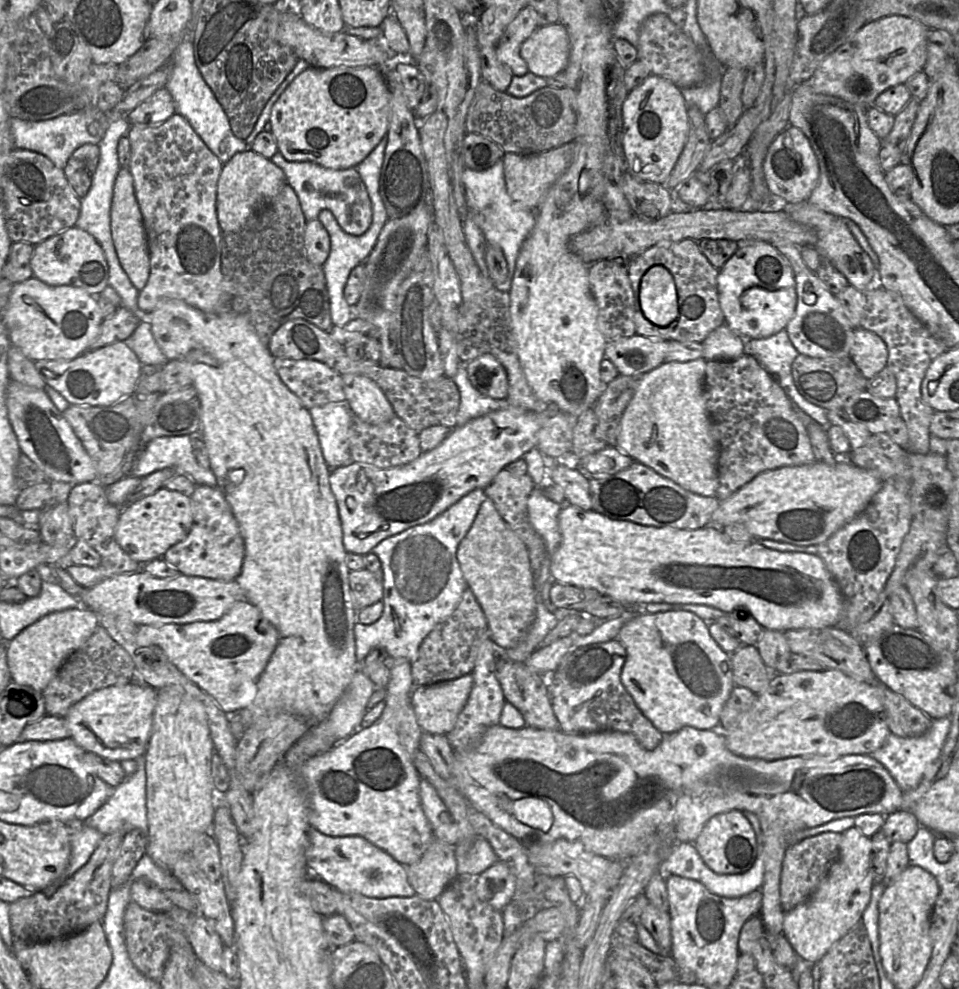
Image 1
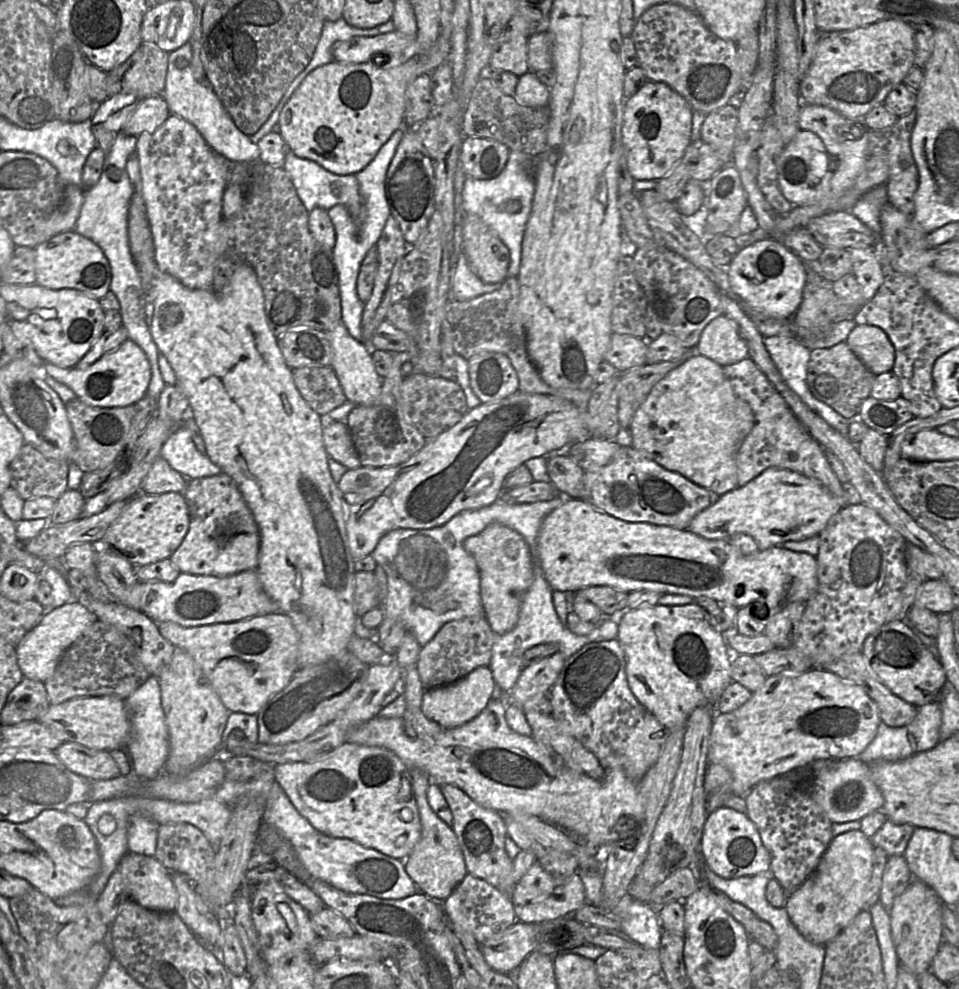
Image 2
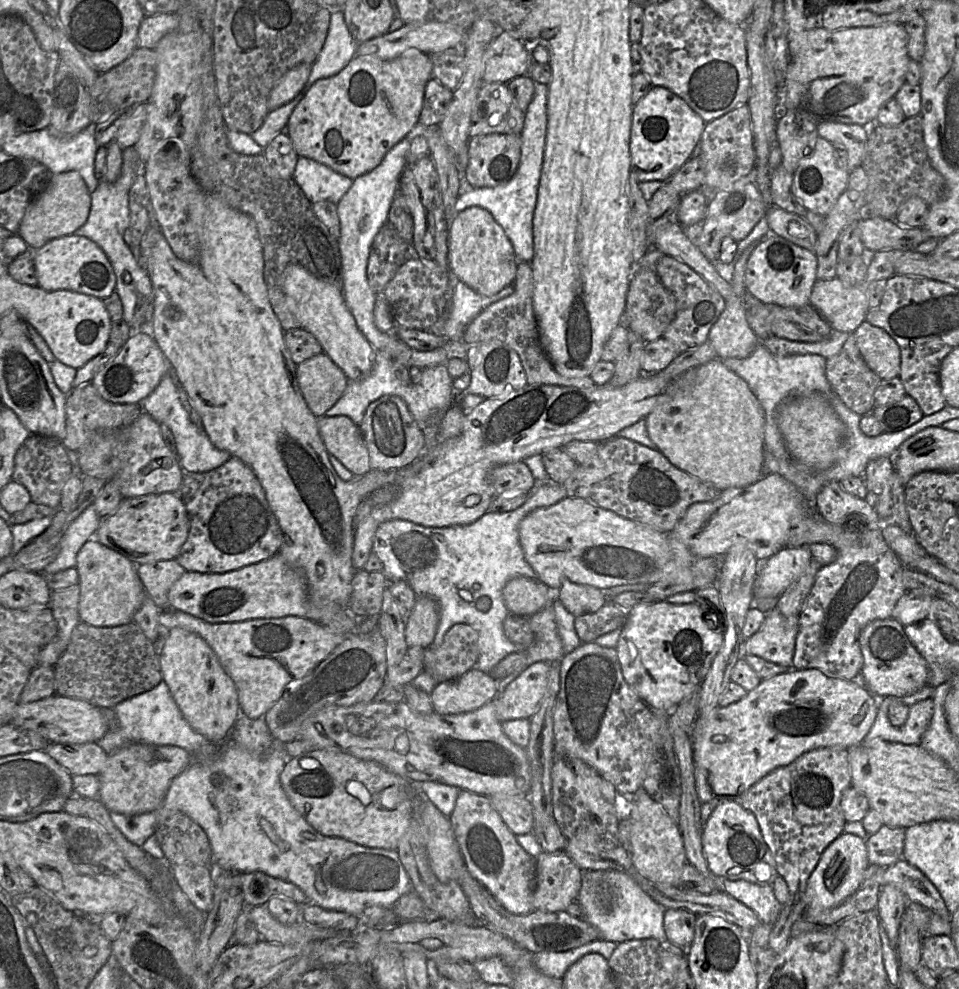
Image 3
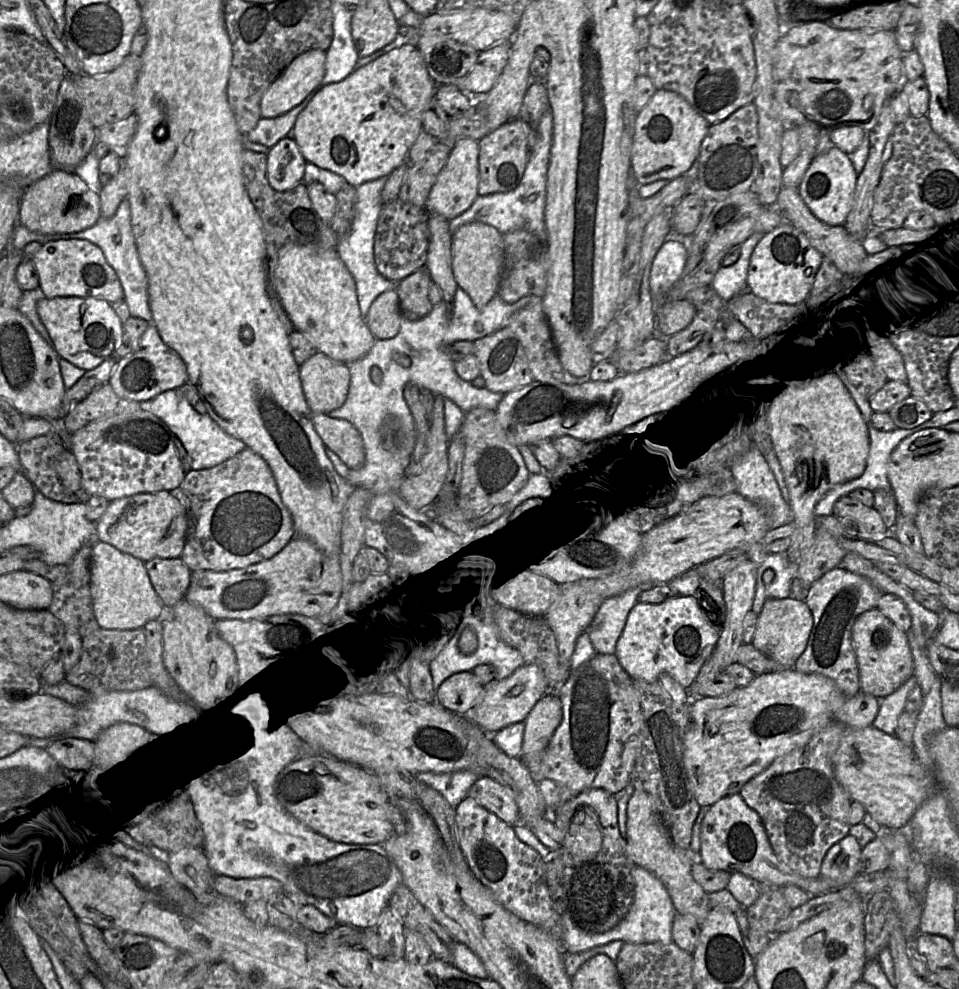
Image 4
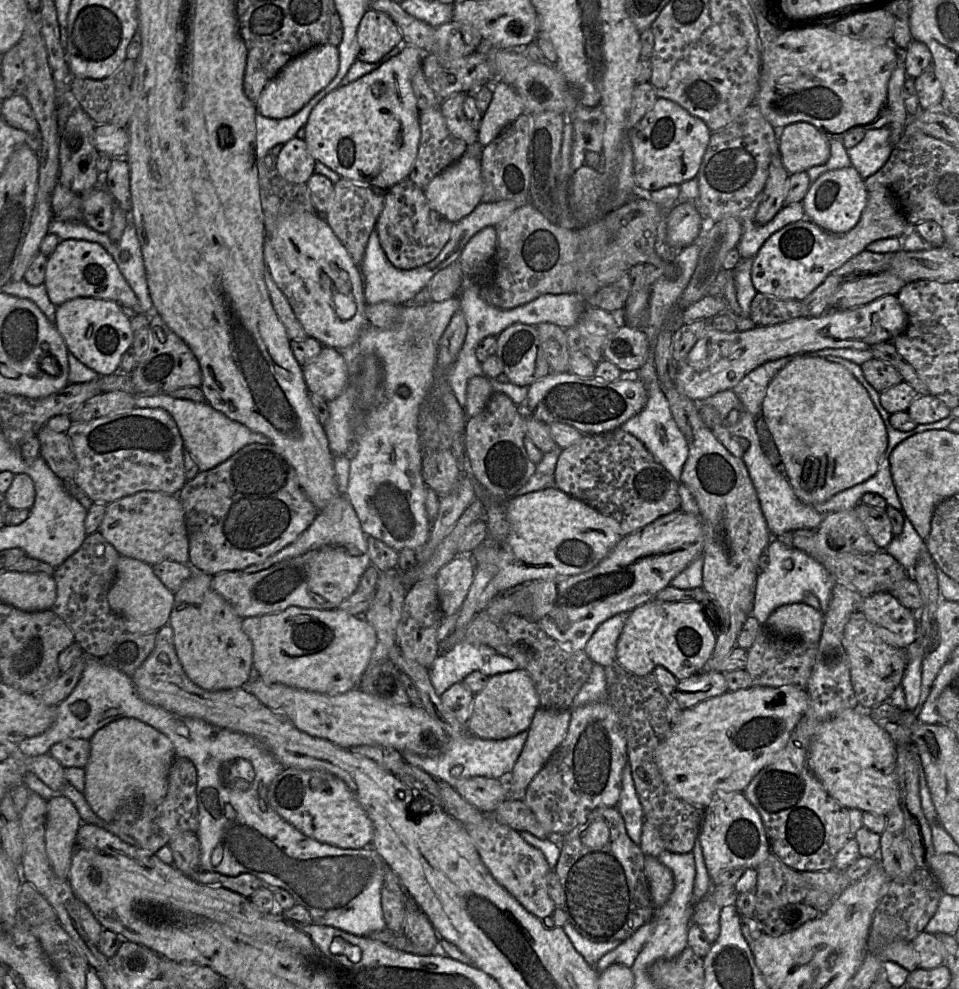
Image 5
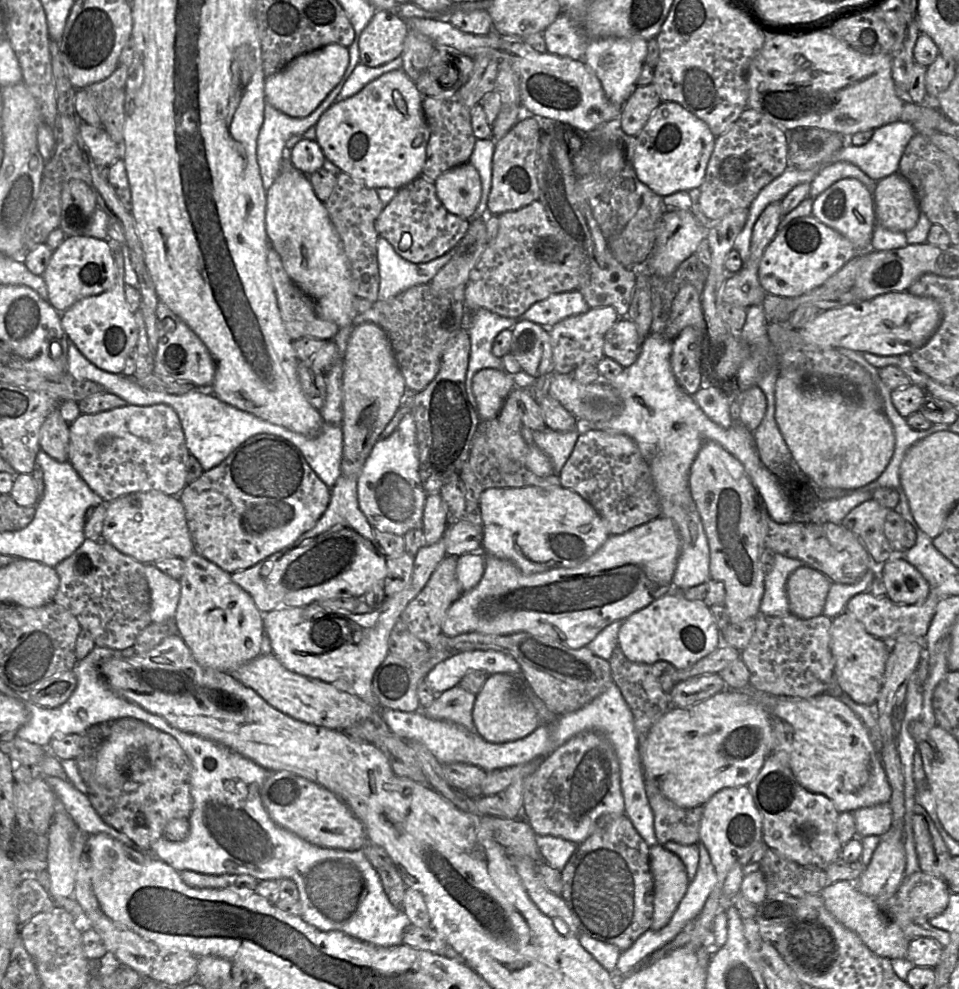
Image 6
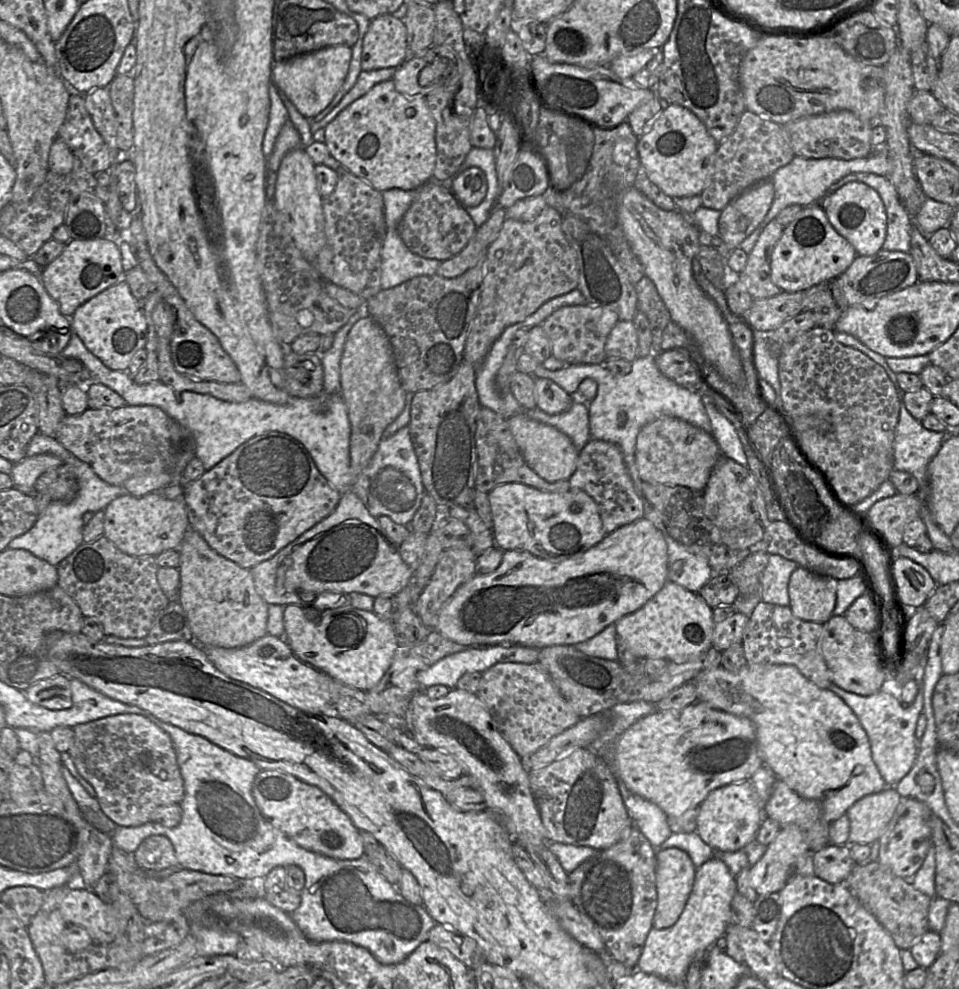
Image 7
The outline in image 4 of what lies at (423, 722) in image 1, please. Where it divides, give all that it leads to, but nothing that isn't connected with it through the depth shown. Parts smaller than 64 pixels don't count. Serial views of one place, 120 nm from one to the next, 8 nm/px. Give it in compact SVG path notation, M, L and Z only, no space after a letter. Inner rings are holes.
M460 672L445 679L435 691L435 702L442 708L460 715L469 715L481 699L485 686L480 684L472 672Z

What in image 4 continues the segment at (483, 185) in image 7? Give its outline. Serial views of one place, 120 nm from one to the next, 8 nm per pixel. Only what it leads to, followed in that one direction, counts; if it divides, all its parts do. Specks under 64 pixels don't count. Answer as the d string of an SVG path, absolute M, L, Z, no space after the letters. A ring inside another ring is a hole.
M467 137L456 140L447 163L439 173L429 192L426 201L428 212L438 214L450 221L465 212L473 204L479 195L478 157L478 141Z

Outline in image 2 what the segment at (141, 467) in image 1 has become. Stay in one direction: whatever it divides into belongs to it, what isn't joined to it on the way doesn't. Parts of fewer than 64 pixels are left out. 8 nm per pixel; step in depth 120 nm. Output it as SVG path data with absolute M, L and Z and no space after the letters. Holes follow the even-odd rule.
M187 424L179 426L162 445L159 456L187 479L214 476L221 468L197 450Z

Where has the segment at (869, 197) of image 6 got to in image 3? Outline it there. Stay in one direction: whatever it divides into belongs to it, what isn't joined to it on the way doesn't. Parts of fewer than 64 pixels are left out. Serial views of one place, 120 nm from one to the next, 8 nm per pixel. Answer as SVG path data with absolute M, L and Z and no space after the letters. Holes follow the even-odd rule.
M819 136L812 154L804 157L792 174L792 192L804 207L826 216L845 190L849 176L848 169L838 166L833 145Z

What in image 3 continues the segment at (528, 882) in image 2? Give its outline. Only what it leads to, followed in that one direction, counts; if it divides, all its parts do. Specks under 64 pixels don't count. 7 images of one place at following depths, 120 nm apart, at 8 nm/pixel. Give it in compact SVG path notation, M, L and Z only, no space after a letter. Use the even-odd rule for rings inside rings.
M541 852L536 860L535 910L565 911L577 900L582 869L564 852Z

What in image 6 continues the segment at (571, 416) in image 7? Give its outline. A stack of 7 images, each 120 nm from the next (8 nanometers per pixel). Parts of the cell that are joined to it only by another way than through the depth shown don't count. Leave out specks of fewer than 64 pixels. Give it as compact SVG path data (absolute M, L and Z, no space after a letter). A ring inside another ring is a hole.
M577 421L577 428L568 432L554 431L547 427L542 431L532 431L534 445L547 454L552 461L552 475L559 476L579 435L585 432L584 427L582 423Z

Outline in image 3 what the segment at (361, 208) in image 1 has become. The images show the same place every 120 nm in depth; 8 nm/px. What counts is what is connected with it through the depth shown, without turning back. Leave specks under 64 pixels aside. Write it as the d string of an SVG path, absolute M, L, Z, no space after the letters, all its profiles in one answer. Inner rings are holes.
M302 156L298 157L292 179L311 203L325 200L337 204L353 182L326 165Z

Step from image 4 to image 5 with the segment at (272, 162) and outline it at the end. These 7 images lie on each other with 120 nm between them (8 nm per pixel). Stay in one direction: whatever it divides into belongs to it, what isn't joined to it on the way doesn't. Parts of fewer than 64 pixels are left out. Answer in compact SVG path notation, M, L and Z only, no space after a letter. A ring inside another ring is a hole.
M292 138L287 141L277 157L277 170L289 182L307 183L315 173L316 160L309 152L304 139Z

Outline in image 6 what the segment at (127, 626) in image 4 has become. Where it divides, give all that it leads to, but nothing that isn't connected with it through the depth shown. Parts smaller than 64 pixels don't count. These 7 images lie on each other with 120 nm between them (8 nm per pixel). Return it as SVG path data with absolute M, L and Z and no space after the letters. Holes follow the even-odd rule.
M145 564L144 574L150 591L152 623L173 618L180 599L180 581L161 572L154 564Z

